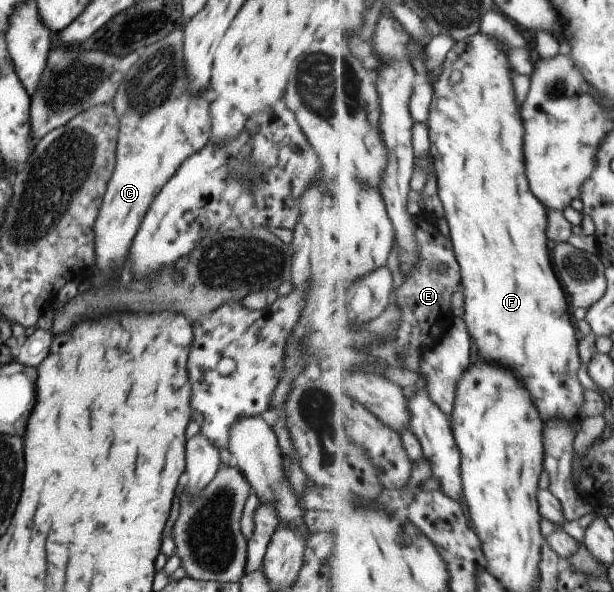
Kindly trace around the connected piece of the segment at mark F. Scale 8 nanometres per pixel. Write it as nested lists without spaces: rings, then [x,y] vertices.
[[[476,34],[470,36],[464,42],[458,42],[452,52],[448,54],[446,64],[442,64],[439,71],[439,79],[435,82],[435,99],[431,108],[431,117],[428,122],[431,128],[431,154],[434,156],[438,172],[439,196],[444,202],[446,219],[450,228],[450,236],[455,242],[455,251],[460,252],[460,264],[464,264],[464,286],[466,286],[466,296],[468,296],[468,312],[466,312],[466,322],[470,326],[472,336],[478,340],[482,356],[492,362],[502,362],[508,368],[516,368],[524,380],[528,380],[528,388],[536,392],[536,400],[540,400],[540,410],[550,419],[568,419],[570,422],[580,423],[587,414],[583,406],[585,392],[582,382],[580,382],[580,368],[582,368],[580,340],[578,340],[578,330],[570,314],[570,302],[568,294],[564,292],[554,264],[550,256],[550,240],[548,240],[548,208],[542,204],[542,200],[532,192],[530,180],[526,174],[526,126],[522,118],[522,110],[516,100],[516,90],[514,90],[514,72],[510,64],[510,54],[506,44],[502,44],[498,38],[488,36],[488,34]]]

